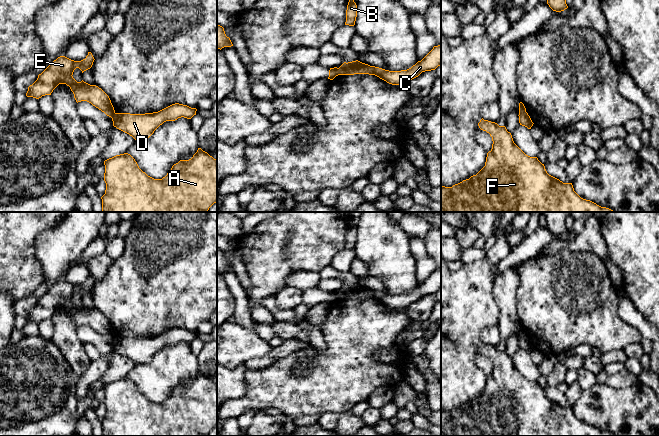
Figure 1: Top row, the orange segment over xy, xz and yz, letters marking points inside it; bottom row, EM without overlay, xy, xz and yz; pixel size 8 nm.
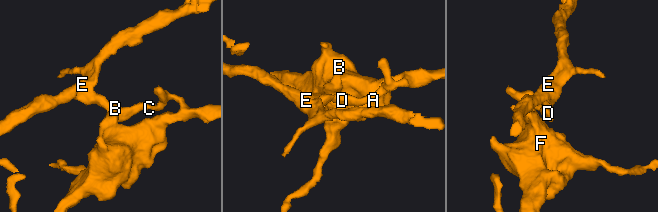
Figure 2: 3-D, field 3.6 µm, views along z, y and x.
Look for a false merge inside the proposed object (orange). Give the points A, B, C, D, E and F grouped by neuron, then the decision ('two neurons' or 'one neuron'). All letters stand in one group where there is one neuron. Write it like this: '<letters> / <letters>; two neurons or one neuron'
A B C D F / E; two neurons

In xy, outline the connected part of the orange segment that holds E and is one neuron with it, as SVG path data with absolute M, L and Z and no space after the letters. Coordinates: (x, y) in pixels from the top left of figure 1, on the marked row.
M88 52L86 58L81 61L74 61L65 56L58 57L28 87L26 96L39 99L51 95L59 84L66 84L73 92L77 103L87 101L111 117L115 110L109 96L98 86L90 85L83 80L77 82L72 76L76 68L79 68L82 73L90 69L94 60L91 52Z

